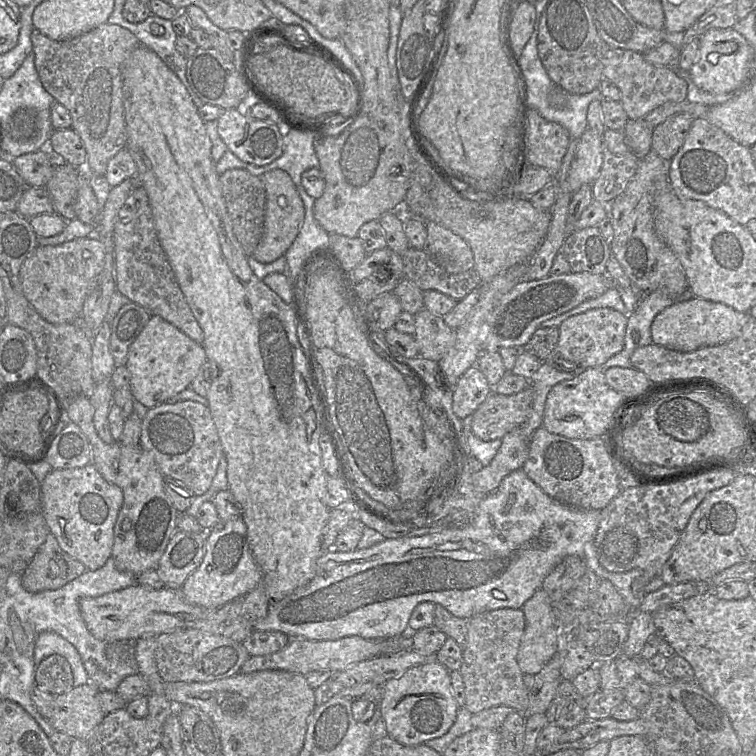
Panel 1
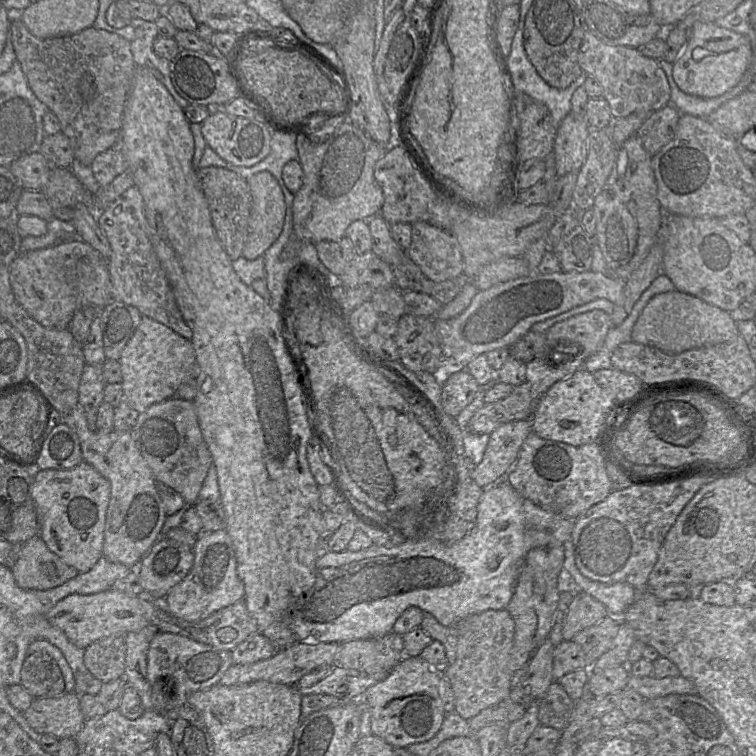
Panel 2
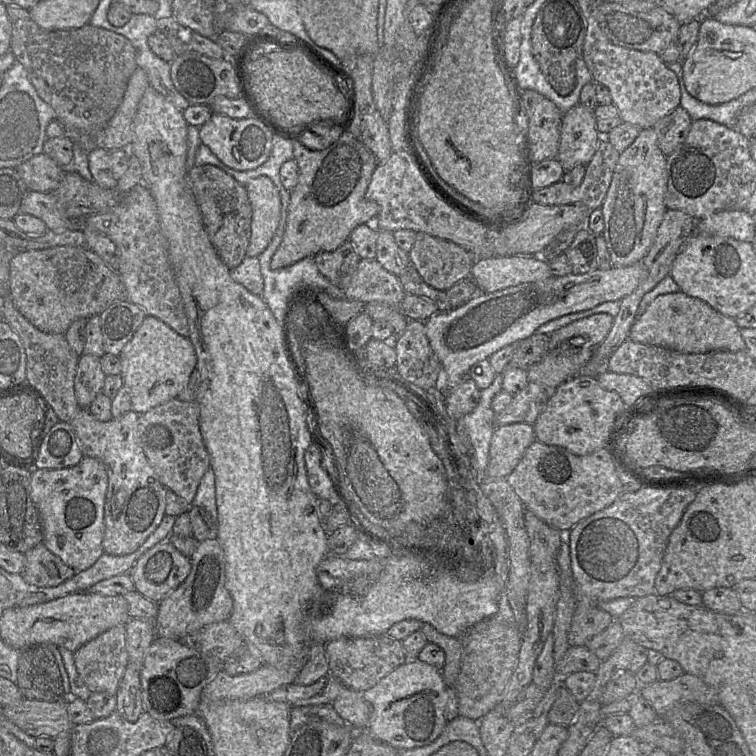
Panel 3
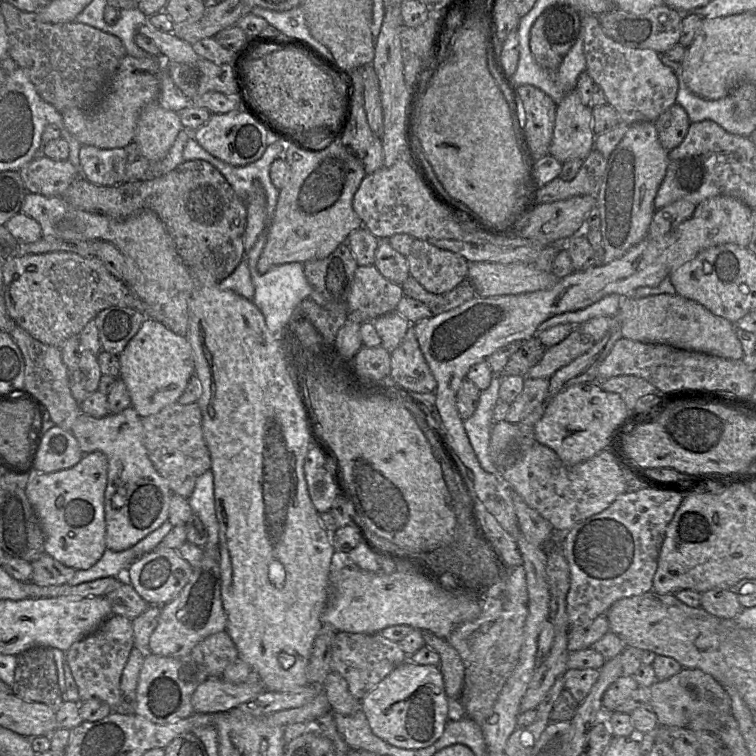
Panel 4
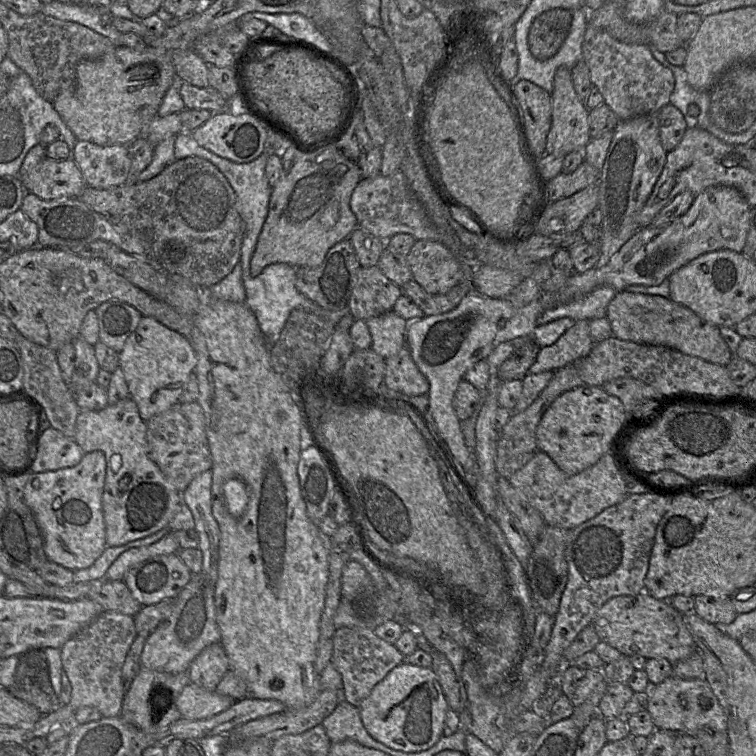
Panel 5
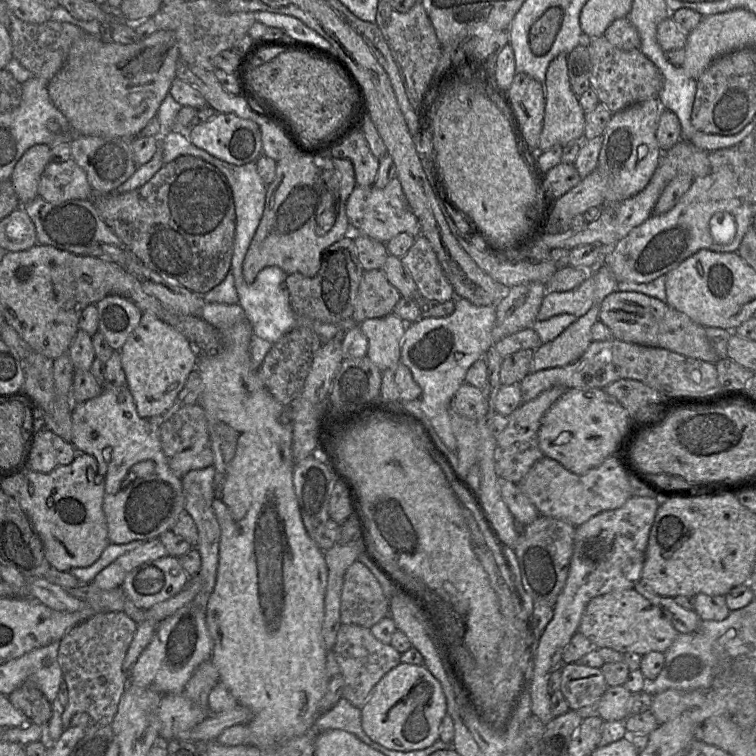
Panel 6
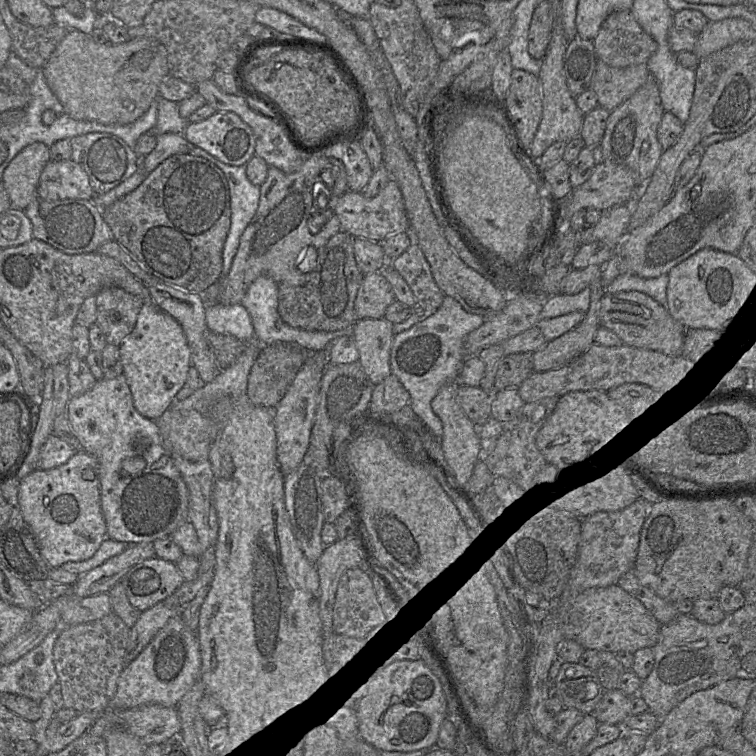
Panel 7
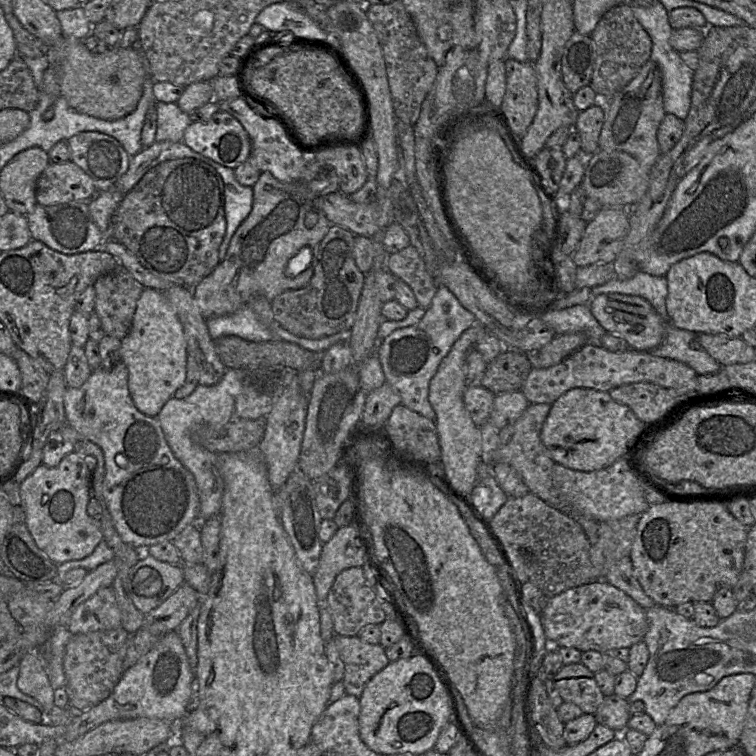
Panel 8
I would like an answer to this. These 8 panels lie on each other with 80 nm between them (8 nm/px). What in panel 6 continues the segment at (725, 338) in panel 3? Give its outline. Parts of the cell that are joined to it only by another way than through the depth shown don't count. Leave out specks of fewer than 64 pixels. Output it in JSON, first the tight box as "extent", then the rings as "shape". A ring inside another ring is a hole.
{"extent":[599,291,719,363],"shape":[[[616,291],[600,304],[599,321],[606,325],[614,339],[647,347],[669,350],[677,354],[717,363],[719,357],[710,344],[705,328],[667,303],[638,292]]]}

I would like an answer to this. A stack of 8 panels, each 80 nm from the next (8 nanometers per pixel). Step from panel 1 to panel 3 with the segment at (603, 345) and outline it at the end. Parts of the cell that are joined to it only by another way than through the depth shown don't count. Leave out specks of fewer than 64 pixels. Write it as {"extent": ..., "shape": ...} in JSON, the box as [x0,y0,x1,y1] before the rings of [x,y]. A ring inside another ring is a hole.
{"extent":[547,314,614,352],"shape":[[[594,314],[556,329],[549,334],[547,352],[555,349],[558,345],[565,344],[569,346],[569,349],[580,349],[579,346],[569,344],[570,342],[565,342],[567,339],[574,336],[583,337],[593,348],[596,348],[603,342],[611,330],[613,319],[614,318],[608,314]]]}

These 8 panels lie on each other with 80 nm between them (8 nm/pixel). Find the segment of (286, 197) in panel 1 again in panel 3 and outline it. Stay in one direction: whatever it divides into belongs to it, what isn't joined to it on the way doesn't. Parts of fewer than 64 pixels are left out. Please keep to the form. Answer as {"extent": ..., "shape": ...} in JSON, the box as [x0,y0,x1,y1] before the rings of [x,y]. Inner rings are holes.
{"extent":[245,175,281,257],"shape":[[[261,175],[245,186],[251,205],[251,224],[246,256],[257,257],[267,247],[279,225],[281,200],[271,179]]]}

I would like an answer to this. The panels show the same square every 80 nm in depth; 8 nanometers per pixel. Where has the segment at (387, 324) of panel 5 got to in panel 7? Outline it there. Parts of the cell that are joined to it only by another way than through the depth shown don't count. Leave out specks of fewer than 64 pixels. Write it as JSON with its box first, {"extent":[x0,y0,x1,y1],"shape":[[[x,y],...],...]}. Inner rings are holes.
{"extent":[352,317,393,385],"shape":[[[385,317],[364,318],[353,324],[352,336],[359,351],[359,362],[368,379],[377,385],[391,374],[390,353],[393,325]]]}

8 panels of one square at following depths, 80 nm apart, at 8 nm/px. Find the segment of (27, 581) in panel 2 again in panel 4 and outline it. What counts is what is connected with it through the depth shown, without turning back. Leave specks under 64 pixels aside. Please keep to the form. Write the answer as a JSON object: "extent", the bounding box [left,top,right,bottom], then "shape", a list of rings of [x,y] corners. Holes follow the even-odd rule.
{"extent":[31,552,75,586],"shape":[[[44,552],[31,562],[32,583],[40,586],[66,584],[75,573],[75,569],[67,567]]]}

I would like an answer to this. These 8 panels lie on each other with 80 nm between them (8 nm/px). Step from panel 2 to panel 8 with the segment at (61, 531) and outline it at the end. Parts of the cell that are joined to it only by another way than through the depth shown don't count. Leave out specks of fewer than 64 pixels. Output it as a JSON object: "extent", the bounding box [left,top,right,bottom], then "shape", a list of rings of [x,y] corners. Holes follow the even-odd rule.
{"extent":[19,451,103,565],"shape":[[[73,451],[66,455],[56,467],[39,465],[19,485],[28,530],[37,547],[57,565],[89,556],[103,540],[100,521],[93,514],[88,513],[88,505],[92,499],[90,478],[94,470],[94,463],[90,459],[92,458],[87,455]]]}

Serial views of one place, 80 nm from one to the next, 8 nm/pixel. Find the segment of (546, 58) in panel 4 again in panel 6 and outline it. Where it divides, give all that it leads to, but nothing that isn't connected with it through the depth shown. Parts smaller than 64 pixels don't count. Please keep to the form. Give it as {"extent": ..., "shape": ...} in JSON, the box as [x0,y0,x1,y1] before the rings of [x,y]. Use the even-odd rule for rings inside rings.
{"extent":[529,6,564,56],"shape":[[[558,6],[548,8],[531,26],[529,46],[536,56],[545,55],[552,47],[564,16]]]}

